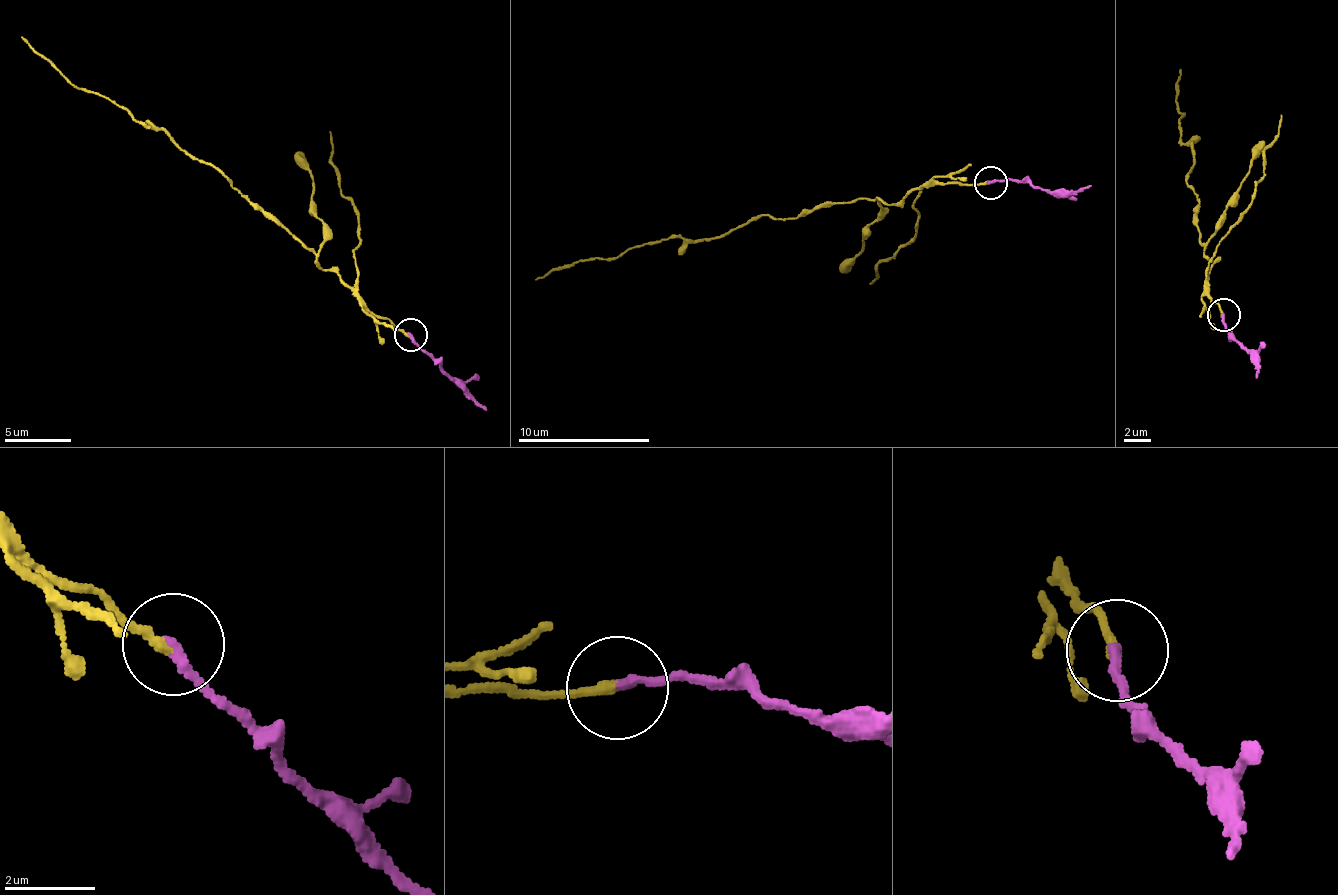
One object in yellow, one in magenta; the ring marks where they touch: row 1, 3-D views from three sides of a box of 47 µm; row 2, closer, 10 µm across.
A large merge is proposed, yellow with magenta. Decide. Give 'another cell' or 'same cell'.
another cell

